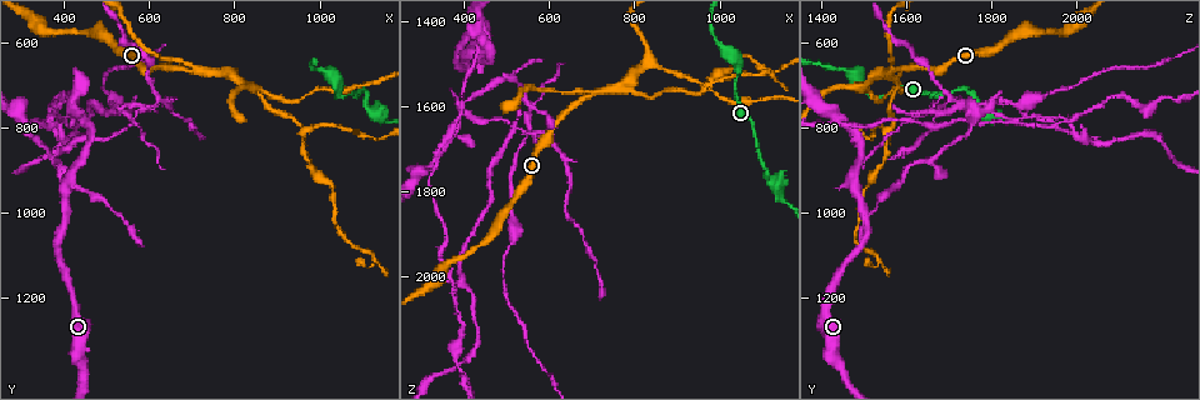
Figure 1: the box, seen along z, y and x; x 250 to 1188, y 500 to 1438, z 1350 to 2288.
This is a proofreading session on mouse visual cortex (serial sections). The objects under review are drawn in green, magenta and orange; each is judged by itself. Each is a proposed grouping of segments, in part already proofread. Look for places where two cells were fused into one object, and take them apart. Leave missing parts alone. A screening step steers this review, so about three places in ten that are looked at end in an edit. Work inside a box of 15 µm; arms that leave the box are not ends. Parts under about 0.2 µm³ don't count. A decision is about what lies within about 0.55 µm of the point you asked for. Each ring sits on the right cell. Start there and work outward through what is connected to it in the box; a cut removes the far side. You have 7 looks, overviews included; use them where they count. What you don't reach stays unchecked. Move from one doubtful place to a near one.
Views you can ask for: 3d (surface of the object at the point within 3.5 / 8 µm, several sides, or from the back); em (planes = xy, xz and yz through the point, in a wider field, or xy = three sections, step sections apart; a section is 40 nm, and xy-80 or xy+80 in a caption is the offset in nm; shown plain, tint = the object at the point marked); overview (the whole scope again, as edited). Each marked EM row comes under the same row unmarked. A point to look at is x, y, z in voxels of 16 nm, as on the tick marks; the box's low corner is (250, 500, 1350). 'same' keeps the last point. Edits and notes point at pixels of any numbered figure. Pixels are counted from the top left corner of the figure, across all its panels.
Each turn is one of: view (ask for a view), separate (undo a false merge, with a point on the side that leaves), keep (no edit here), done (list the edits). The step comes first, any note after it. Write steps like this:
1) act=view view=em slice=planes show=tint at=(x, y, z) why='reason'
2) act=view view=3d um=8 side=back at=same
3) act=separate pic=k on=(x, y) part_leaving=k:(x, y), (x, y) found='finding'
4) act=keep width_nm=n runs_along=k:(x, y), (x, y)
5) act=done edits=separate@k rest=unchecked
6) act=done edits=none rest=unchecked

act=view view=3d um=3.5 at=(700, 665, 1575) why='arms part here'

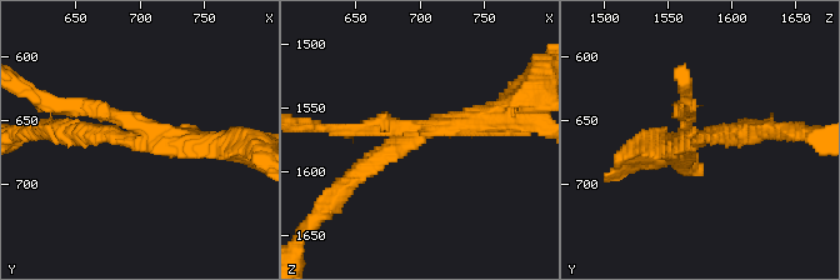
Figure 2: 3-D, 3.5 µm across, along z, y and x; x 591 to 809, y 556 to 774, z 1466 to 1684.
act=view view=em slice=xy step=3 show=tint at=(702, 664, 1572)

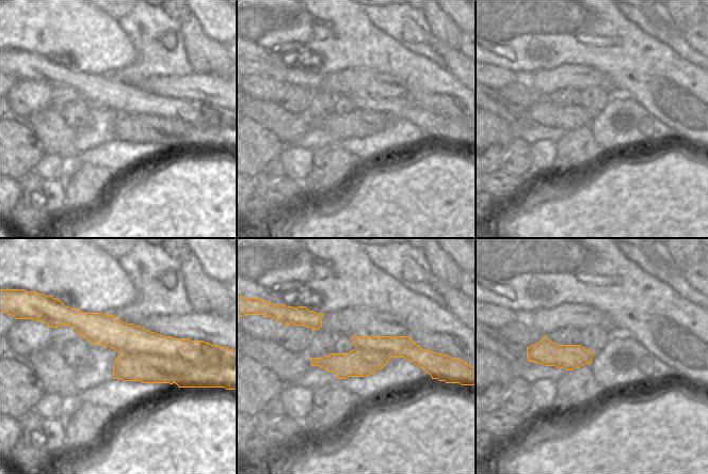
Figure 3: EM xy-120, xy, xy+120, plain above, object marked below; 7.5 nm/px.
act=separate pic=2 on=(103, 110) arm_widths_nm=200,250,300 part_leaving=2:(475, 121), (540, 125) found='two cells meet here'

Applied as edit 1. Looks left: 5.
act=view view=overview

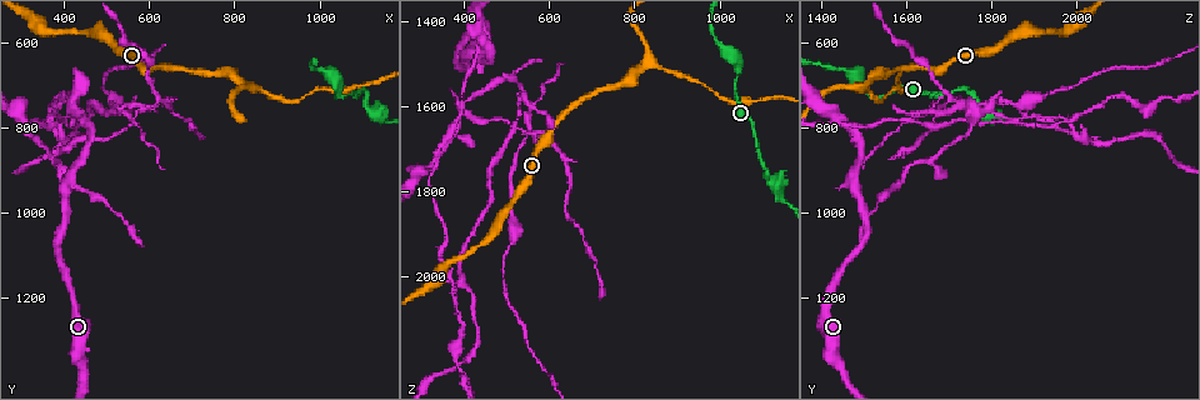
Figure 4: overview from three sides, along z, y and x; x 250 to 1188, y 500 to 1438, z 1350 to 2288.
act=view view=3d um=3.5 at=(840, 700, 1500) why='arms part here'

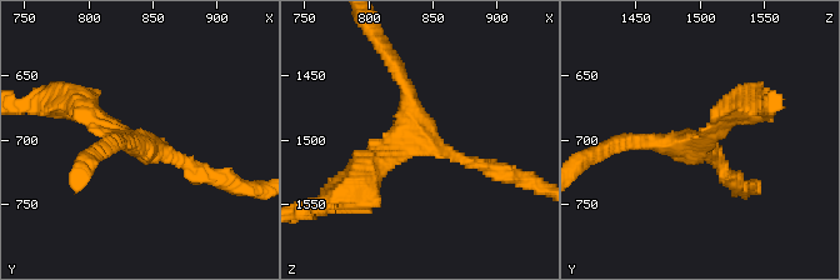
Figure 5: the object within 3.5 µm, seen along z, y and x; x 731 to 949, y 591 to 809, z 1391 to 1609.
act=view view=em slice=xy step=3 show=tint at=(844, 704, 1500) why='now the EM'

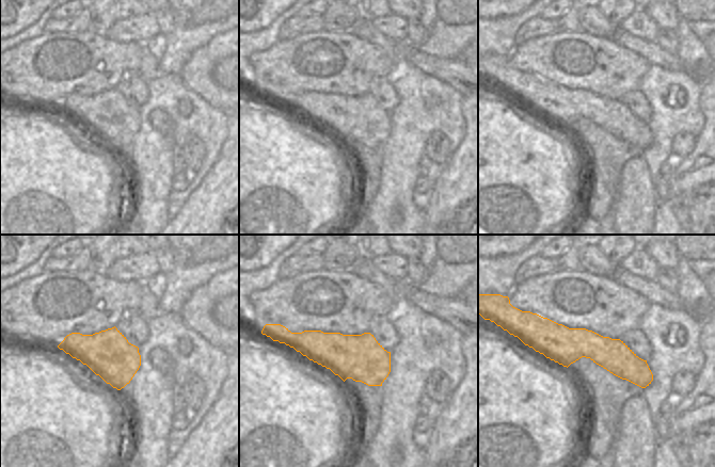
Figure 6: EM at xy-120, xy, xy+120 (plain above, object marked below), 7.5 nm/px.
act=keep found='all the same cell'

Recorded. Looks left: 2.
act=view view=3d um=3.5 at=(445, 780, 1450) why='two arms at a narrow angle'

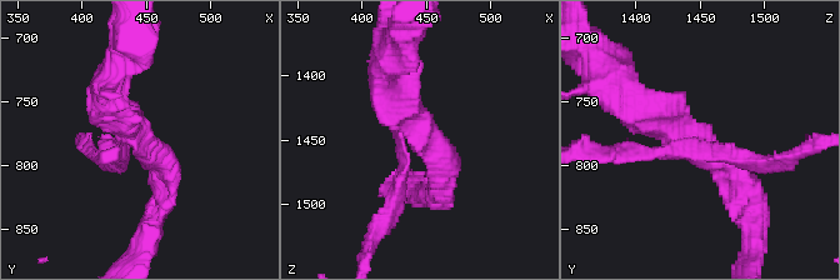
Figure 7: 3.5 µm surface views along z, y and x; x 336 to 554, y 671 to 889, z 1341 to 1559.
act=view view=em slice=xy step=5 show=tint at=(448, 784, 1456)

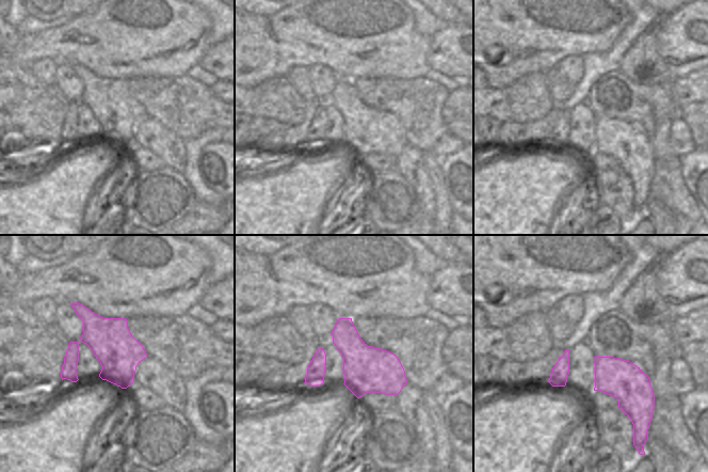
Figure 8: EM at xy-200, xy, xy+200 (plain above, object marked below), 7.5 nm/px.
act=separate pic=7 on=(625, 145) width_nm=360 part_leaving=7:(714, 144), (749, 159), (790, 159), (816, 144) found='a second cell is stuck on'

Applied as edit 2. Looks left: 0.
act=done edits=separate@2,separate@7 rest=unchecked

